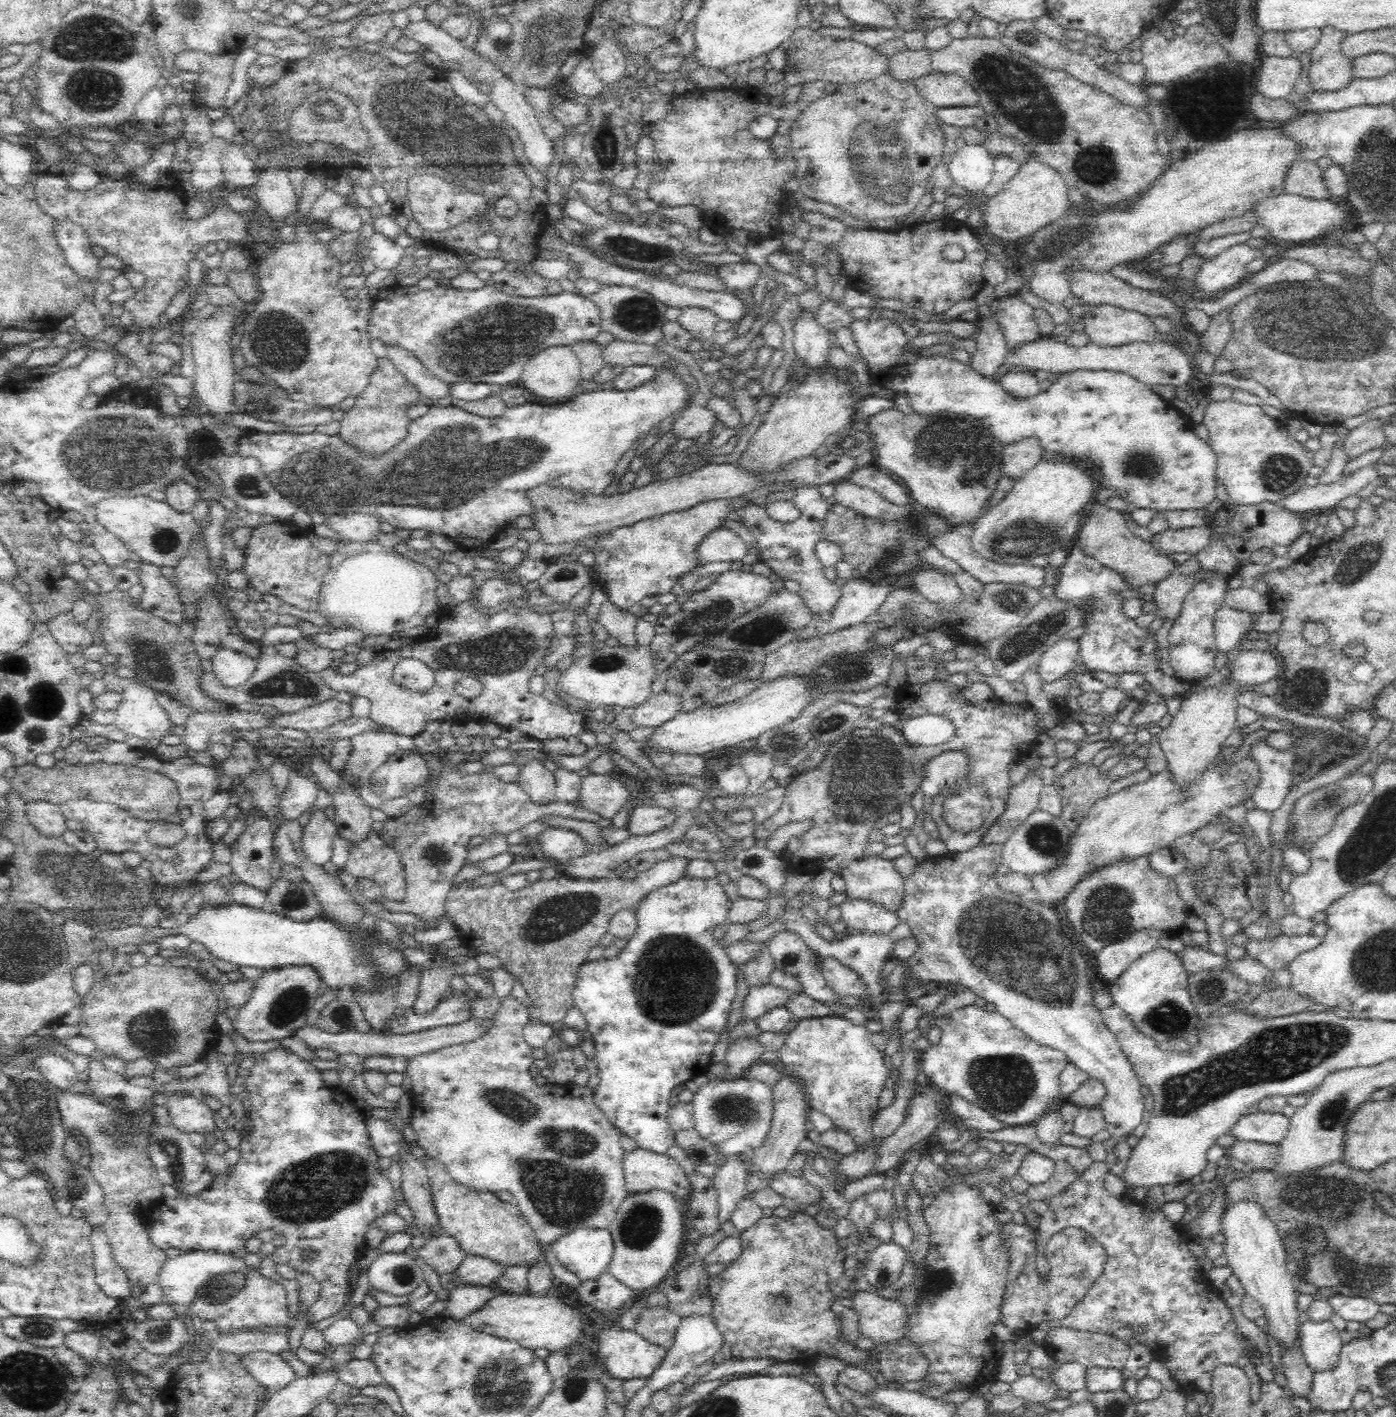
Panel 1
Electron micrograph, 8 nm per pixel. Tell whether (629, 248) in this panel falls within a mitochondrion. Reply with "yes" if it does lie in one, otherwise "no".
yes

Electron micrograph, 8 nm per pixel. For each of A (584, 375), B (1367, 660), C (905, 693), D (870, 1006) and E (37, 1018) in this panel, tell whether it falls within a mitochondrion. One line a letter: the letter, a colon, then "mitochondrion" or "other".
A: other
B: other
C: other
D: other
E: other

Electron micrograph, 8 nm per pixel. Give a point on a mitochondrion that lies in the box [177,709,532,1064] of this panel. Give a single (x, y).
(291, 1004)

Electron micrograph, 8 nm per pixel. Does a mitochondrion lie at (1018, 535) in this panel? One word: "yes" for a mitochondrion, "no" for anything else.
yes

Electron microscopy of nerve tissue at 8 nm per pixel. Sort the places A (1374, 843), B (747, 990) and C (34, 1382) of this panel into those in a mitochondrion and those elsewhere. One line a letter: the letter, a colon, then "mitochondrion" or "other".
A: mitochondrion
B: other
C: mitochondrion

